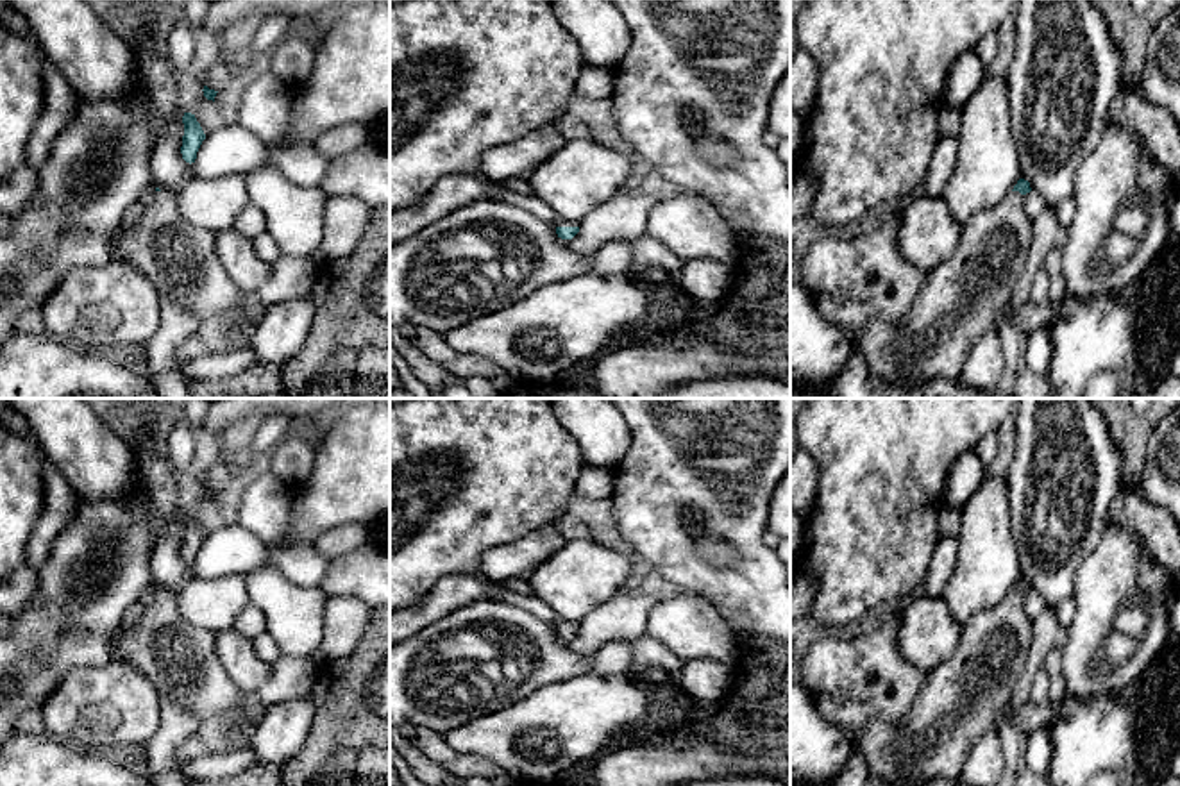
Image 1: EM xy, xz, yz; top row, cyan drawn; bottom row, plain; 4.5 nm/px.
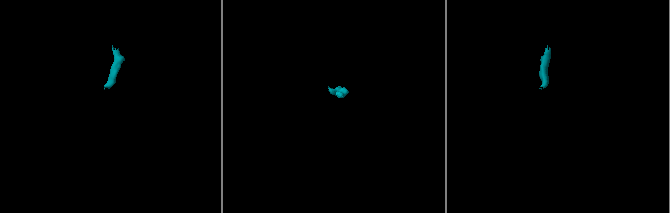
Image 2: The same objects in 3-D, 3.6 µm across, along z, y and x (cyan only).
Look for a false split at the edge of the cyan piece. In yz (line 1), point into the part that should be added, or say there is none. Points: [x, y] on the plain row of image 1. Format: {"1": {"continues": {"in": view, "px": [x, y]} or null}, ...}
{"1": {"continues": {"in": "yz", "px": [960, 699]}}}

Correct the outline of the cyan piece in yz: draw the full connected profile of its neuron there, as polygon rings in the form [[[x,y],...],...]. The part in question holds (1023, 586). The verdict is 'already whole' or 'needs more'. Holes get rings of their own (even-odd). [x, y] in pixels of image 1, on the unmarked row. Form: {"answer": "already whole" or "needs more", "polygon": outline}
{"answer": "needs more", "polygon": [[[1019,579],[992,609],[973,615],[949,661],[928,672],[919,695],[898,723],[872,720],[853,738],[869,773],[889,784],[917,786],[962,777],[967,754],[1012,700],[1032,643],[1023,607],[1030,582]]]}

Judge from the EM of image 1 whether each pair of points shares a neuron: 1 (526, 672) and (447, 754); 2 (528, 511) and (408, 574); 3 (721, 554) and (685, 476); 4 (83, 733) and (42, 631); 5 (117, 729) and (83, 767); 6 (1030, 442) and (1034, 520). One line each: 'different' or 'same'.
1: different
2: same
3: different
4: different
5: different
6: same

